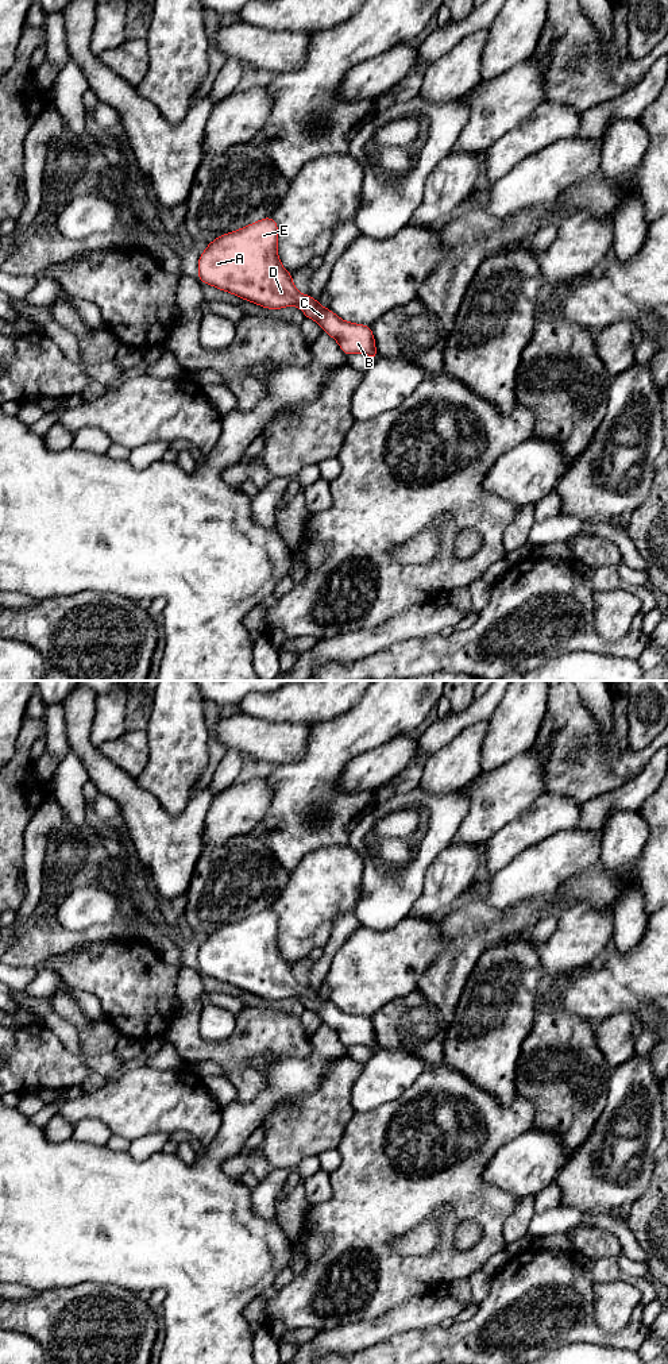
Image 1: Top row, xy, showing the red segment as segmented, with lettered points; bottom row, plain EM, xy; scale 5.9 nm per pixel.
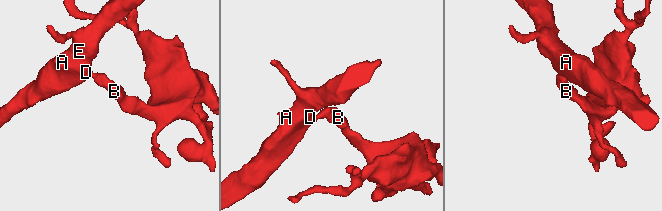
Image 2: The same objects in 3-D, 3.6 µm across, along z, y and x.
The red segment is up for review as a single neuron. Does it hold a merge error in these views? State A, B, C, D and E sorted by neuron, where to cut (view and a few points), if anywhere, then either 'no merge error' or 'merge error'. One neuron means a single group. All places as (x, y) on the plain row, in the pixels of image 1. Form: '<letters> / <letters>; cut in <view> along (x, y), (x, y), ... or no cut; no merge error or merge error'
A B C D E; no cut; no merge error

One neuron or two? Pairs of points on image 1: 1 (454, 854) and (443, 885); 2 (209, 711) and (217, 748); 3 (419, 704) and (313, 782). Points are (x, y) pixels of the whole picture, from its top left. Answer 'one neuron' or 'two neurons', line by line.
1: one neuron
2: one neuron
3: one neuron

